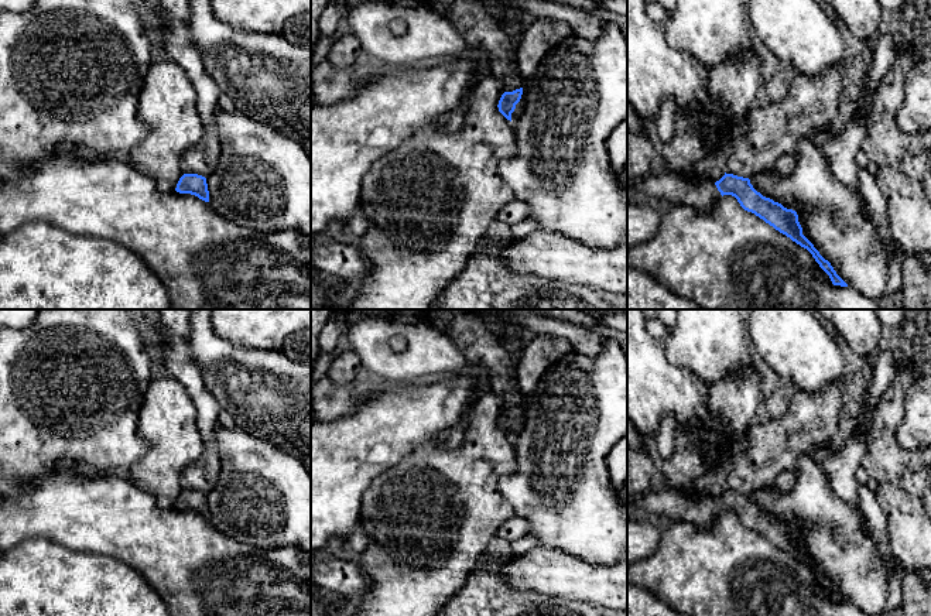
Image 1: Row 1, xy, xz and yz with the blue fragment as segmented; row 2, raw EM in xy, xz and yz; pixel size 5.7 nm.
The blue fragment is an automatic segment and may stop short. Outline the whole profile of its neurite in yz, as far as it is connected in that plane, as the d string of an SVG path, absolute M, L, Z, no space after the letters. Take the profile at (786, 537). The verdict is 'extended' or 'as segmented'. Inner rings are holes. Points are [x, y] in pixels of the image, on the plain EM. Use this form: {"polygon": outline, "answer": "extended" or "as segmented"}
{"polygon": "M664 487L660 492L648 490L633 502L651 516L665 516L672 521L689 521L695 526L706 526L716 520L723 511L732 511L745 527L754 530L776 547L807 565L819 584L829 592L834 602L848 603L831 579L825 576L802 551L797 528L763 513L753 504L749 494L725 489L716 499L711 496L694 499L674 489Z", "answer": "extended"}

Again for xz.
{"polygon": "M523 404L516 405L513 408L504 408L499 417L499 428L511 438L511 430L516 425L516 421L520 418L523 411Z", "answer": "as segmented"}

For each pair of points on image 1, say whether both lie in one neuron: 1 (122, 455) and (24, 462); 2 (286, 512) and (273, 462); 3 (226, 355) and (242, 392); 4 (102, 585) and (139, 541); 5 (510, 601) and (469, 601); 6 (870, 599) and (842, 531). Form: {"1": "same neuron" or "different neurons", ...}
{"1": "same neuron", "2": "same neuron", "3": "same neuron", "4": "different neurons", "5": "same neuron", "6": "same neuron"}

